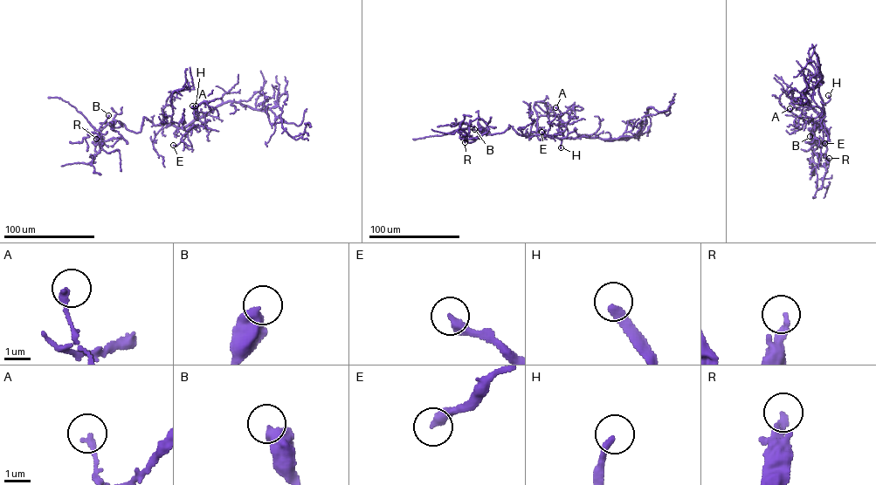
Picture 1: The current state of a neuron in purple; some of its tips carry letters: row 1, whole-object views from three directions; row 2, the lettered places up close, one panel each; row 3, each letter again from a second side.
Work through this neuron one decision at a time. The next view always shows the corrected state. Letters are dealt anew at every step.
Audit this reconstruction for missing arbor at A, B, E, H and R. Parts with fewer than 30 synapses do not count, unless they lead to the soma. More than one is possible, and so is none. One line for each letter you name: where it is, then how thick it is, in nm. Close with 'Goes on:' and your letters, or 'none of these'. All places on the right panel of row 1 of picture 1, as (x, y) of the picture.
H: (828, 95) | 300 nm
Goes on: H

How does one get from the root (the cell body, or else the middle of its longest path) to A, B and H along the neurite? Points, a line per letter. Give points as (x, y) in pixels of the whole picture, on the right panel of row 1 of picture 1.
A: (821, 124), (824, 111), (821, 108), (789, 108)
B: (821, 124), (820, 129), (809, 129), (826, 146), (822, 166), (813, 160), (810, 136)
H: (821, 124), (823, 105), (830, 99), (828, 95)

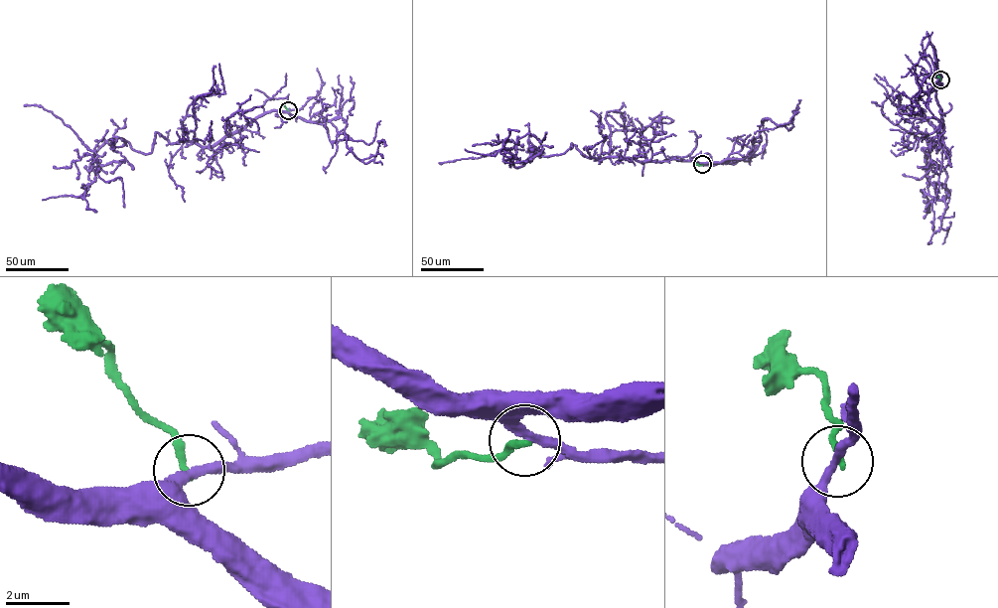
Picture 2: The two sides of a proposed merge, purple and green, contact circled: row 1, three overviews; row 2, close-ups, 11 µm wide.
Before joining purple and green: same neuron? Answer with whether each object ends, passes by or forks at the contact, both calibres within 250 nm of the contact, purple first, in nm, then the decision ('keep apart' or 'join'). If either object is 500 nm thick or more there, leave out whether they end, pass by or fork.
purple passes by | green ends | 280/220 nm | keep apart

